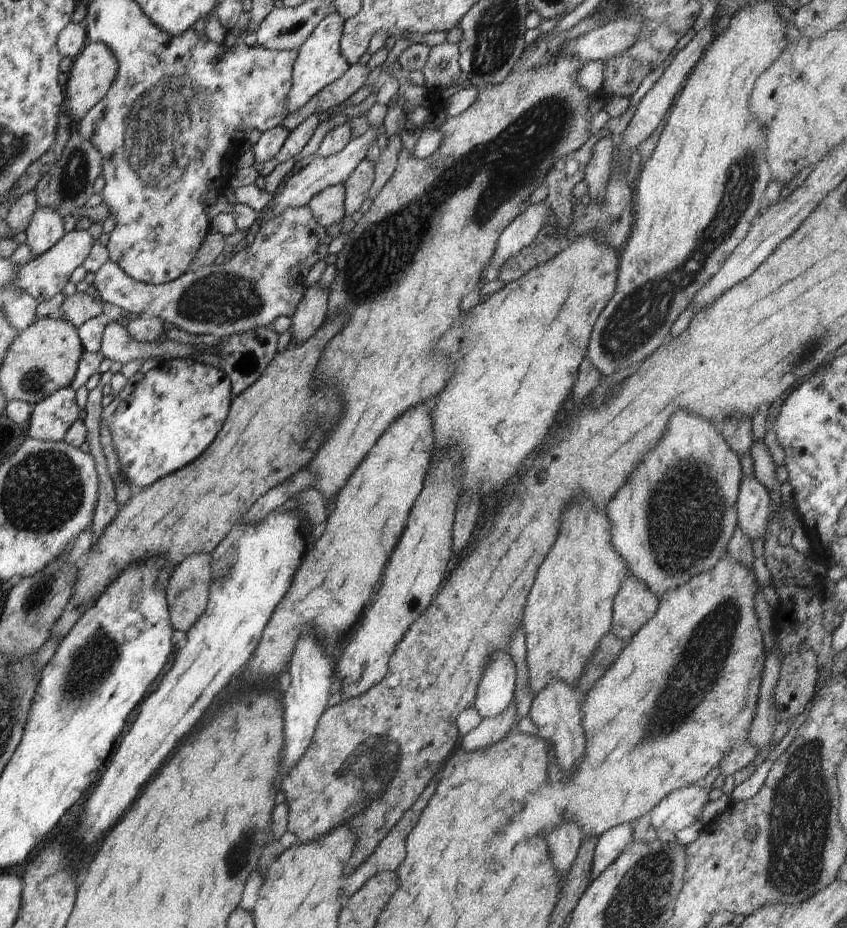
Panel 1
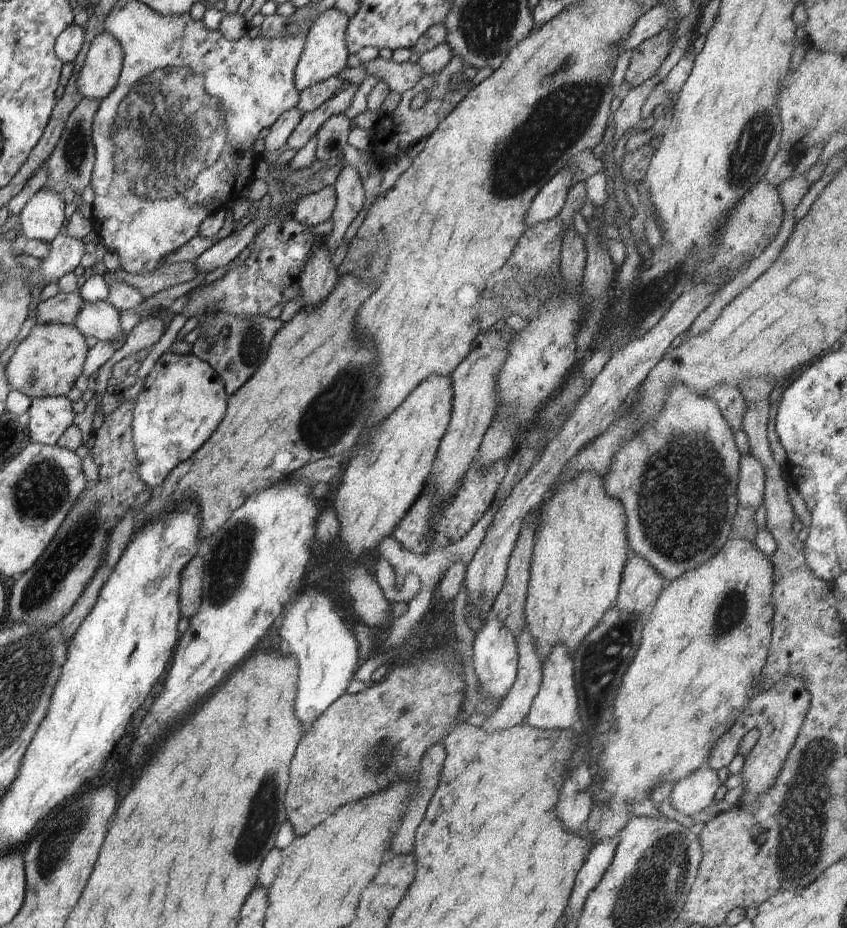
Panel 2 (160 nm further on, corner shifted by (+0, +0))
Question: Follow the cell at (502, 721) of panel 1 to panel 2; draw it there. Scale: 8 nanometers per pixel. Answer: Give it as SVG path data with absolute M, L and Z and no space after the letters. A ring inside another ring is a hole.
M524 625L524 630L520 632L520 636L516 638L516 645L517 654L519 655L516 680L512 688L510 688L510 692L506 695L506 698L503 698L500 702L498 710L496 710L492 716L486 716L486 718L479 720L478 728L486 730L486 732L498 732L498 730L506 730L514 726L522 725L522 720L526 719L532 702L534 698L536 698L536 694L538 694L538 690L542 685L543 666L540 664L538 652L536 652L536 648L534 648L534 638L530 636L526 625Z

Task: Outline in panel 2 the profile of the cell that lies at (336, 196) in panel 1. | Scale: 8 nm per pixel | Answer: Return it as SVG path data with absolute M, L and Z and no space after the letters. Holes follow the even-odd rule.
M326 186L320 192L302 196L296 202L293 218L306 226L316 226L332 218L336 208L336 196L333 186Z

